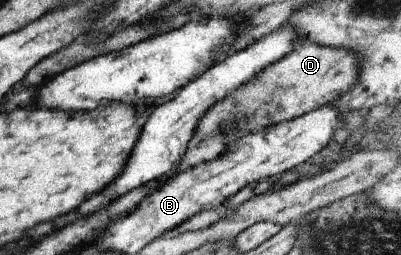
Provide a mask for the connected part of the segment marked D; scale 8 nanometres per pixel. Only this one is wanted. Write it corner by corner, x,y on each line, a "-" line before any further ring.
302,41
279,61
260,69
229,95
215,102
200,119
196,132
190,139
189,148
207,138
216,137
221,132
221,127
228,126
229,123
236,125
238,121
255,117
247,130
250,134
330,105
333,100
346,94
355,83
359,74
358,64
359,57
353,51

